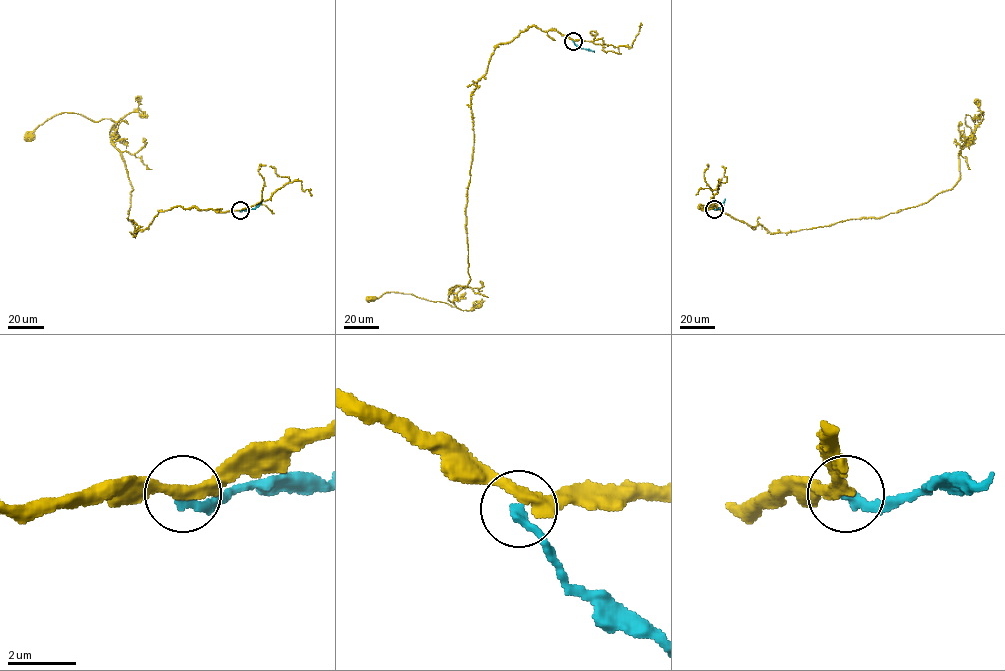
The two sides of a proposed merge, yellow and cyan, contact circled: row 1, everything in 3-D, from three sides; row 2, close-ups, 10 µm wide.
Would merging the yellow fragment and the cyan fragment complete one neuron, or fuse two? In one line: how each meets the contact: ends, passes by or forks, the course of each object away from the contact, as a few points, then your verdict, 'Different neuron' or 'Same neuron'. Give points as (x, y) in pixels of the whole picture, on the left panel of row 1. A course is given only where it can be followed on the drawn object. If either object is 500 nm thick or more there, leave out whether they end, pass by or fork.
At the ring yellow passes by. At the ring cyan ends. Course of yellow: (240, 211), (171, 207), (133, 236), (132, 185), (111, 139), (116, 121), (63, 112), (28, 136). Course of cyan: (240, 211), (255, 208), (262, 200). Different neuron

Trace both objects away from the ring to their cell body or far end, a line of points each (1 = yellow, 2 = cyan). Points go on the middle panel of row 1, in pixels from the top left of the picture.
1: (573, 40), (531, 25), (498, 44), (471, 94), (470, 278), (449, 293), (454, 306), (394, 292), (369, 298)
2: (573, 41), (581, 48), (594, 52)

